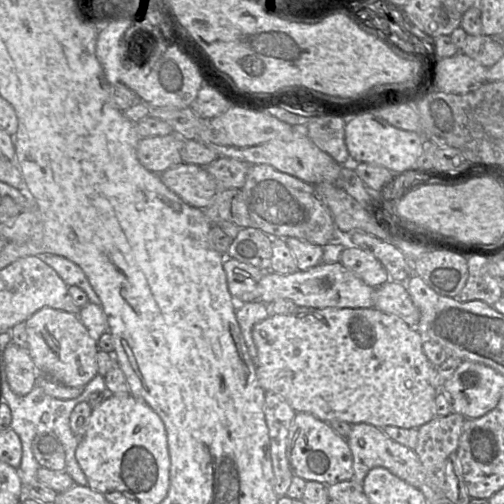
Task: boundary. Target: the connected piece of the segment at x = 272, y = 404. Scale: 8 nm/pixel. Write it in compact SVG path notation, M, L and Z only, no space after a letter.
M266 392L264 414L270 437L274 490L278 497L285 496L294 476L287 459L287 437L296 411L282 397Z

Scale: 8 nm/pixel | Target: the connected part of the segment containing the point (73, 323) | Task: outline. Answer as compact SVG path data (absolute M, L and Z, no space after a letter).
M43 307L25 321L27 350L39 374L45 374L67 387L85 387L97 374L97 342L93 340L77 314Z

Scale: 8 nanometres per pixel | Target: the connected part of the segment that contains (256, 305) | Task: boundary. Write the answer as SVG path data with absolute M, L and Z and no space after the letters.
M261 301L237 303L236 318L248 348L249 355L253 360L257 357L257 347L253 340L252 329L255 324L266 319L271 314L271 305Z

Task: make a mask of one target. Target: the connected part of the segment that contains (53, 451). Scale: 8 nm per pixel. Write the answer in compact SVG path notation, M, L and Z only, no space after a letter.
M53 431L37 432L32 441L32 451L41 467L54 471L65 470L65 451Z

